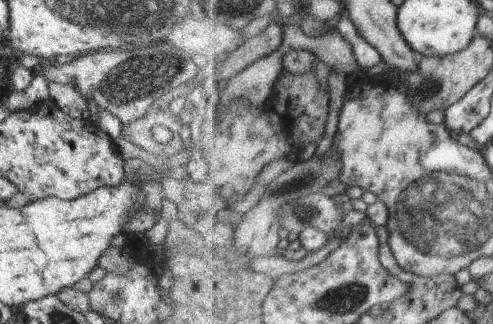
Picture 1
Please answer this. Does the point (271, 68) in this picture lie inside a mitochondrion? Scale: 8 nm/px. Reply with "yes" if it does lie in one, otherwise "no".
no

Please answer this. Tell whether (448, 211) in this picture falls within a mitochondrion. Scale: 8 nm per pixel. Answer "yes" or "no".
yes

